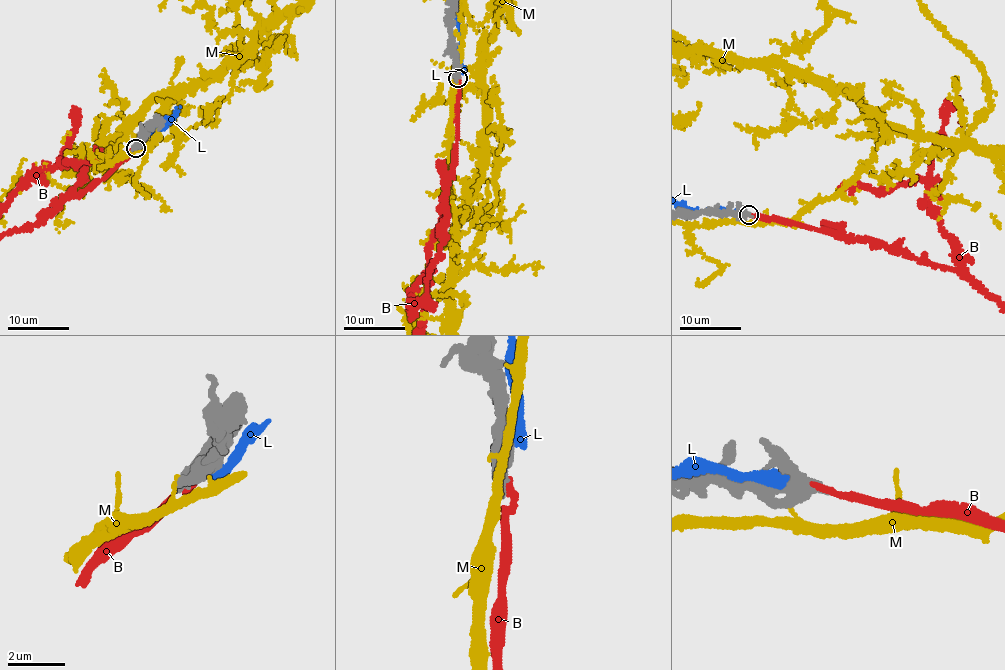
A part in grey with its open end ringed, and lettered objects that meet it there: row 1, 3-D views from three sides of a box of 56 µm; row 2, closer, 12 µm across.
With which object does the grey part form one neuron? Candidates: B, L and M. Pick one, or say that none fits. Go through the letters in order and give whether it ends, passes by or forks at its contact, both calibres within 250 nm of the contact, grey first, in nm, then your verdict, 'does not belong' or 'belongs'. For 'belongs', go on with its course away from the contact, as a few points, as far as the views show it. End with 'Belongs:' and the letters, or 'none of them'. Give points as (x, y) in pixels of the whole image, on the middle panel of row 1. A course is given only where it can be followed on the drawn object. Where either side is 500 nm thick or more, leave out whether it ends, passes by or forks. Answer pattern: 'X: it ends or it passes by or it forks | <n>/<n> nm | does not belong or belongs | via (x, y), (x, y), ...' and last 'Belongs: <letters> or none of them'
B: 600/260 nm | belongs | via (457, 78), (446, 225), (426, 297), (413, 307), (410, 292), (427, 297), (422, 330)
L: 600/440 nm | does not belong
M: it passes by | 400/160 nm | does not belong
Belongs: B

